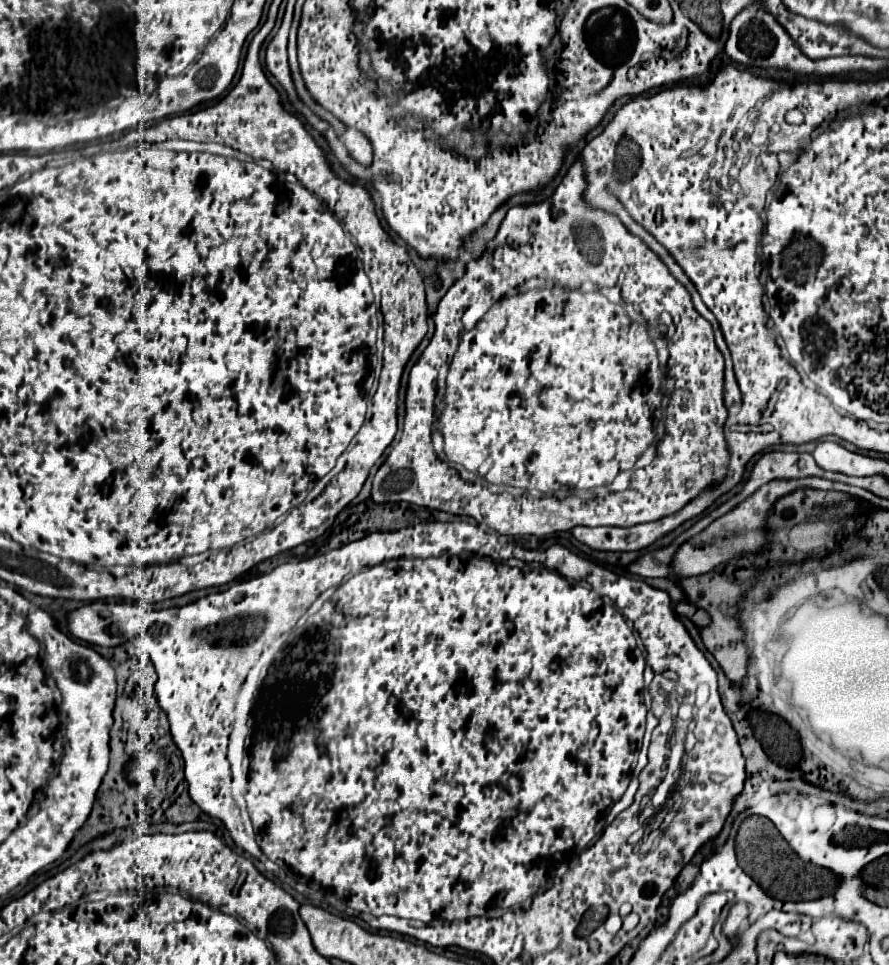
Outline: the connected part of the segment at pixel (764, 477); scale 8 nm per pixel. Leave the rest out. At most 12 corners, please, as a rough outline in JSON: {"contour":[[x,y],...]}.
{"contour":[[767,451],[737,503],[773,479],[825,477],[809,453]]}

